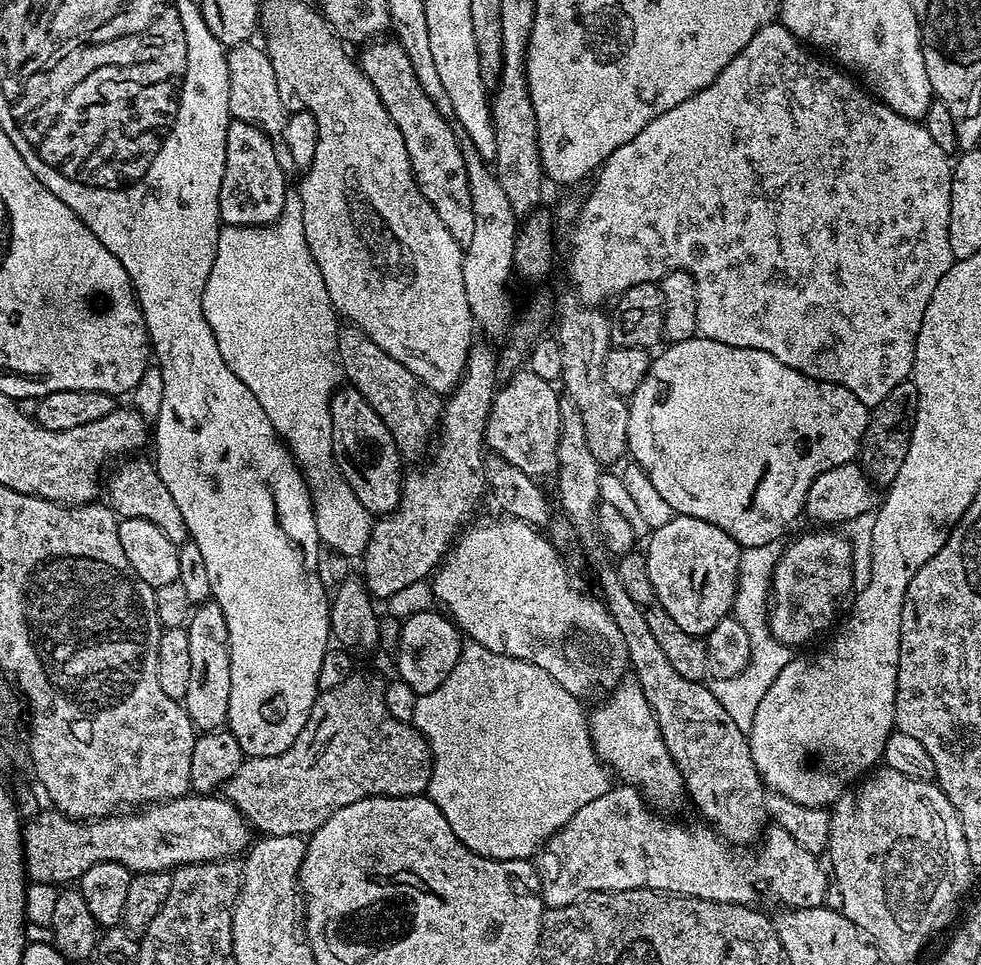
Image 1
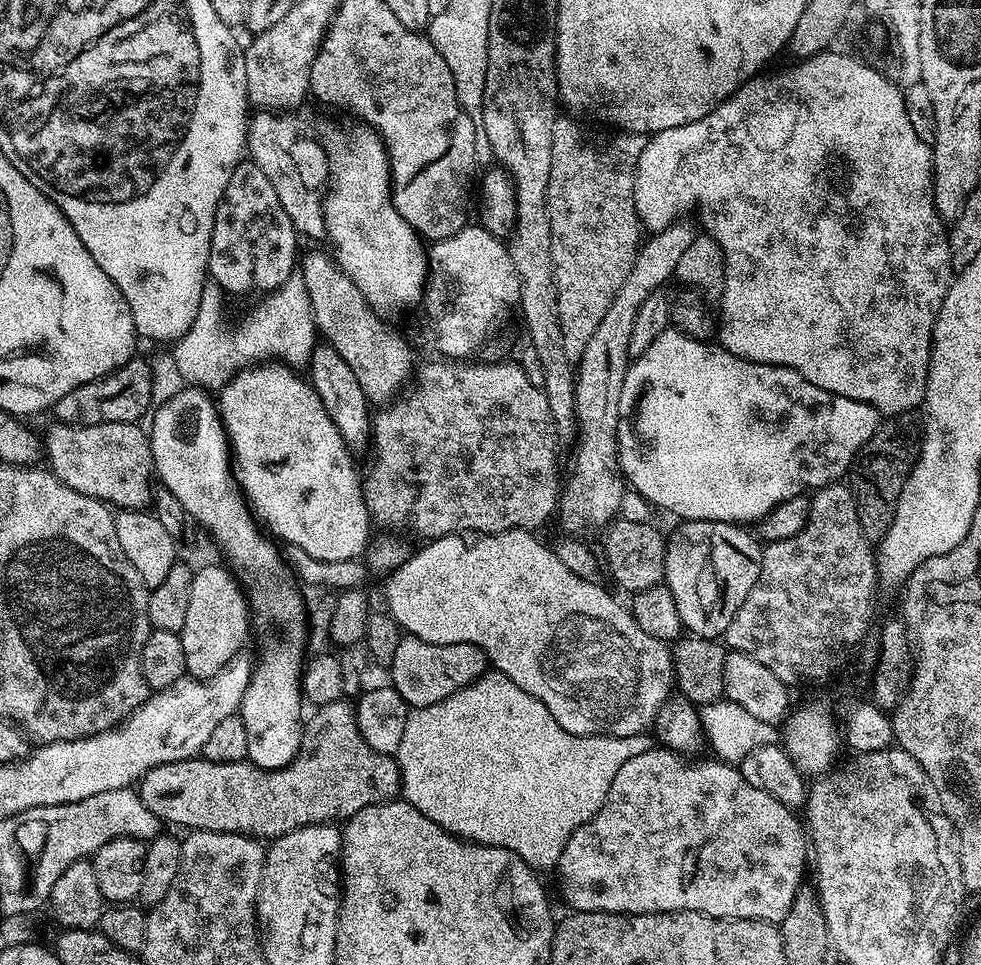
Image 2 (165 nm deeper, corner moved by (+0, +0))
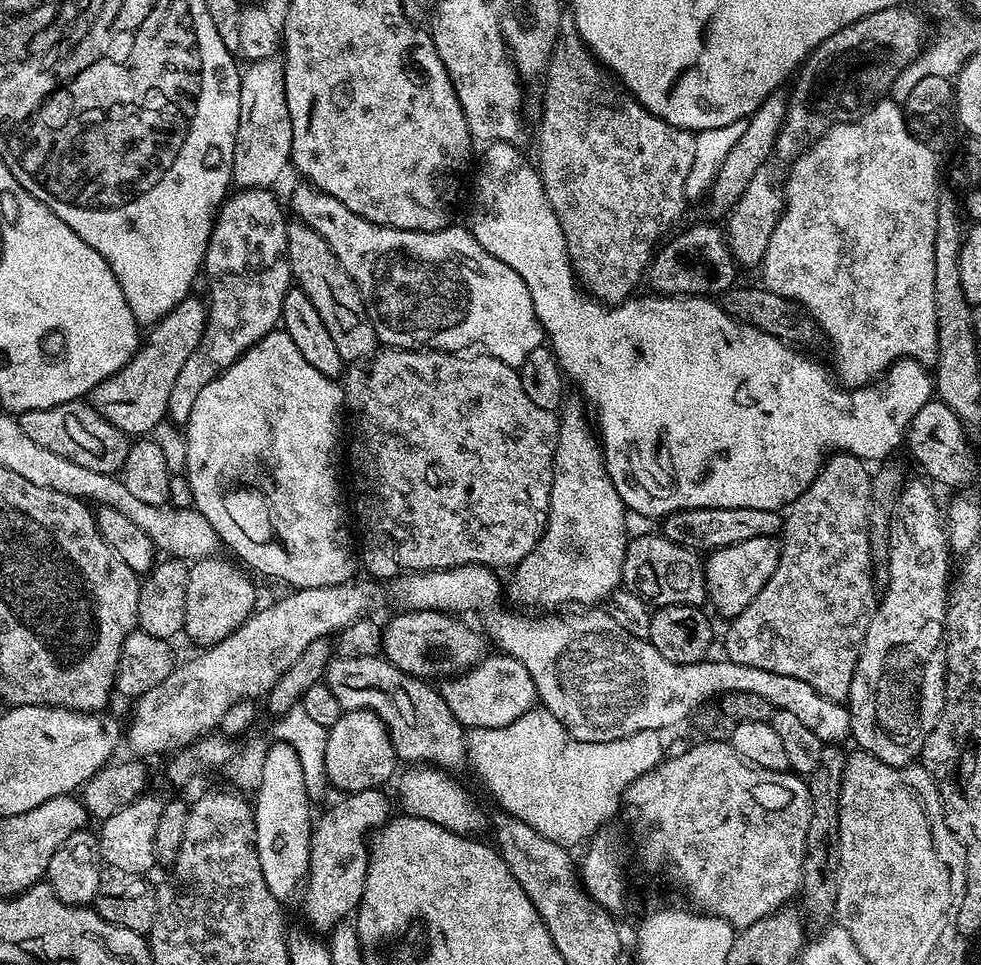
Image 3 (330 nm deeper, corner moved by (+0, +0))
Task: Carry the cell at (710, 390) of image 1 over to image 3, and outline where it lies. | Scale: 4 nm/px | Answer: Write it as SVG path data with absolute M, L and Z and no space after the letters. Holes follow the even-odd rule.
M504 140L489 143L485 148L488 149L480 160L480 173L476 176L476 189L472 192L472 224L470 223L472 237L487 252L494 254L494 258L506 262L506 266L510 266L510 270L514 270L514 274L518 274L518 278L526 282L530 298L534 302L534 314L540 320L547 343L557 362L560 363L561 372L569 381L576 380L577 386L584 391L585 398L596 407L595 423L598 425L598 439L602 445L604 465L614 482L614 490L618 490L629 513L637 512L640 516L663 518L687 508L749 508L780 512L785 506L793 504L810 486L810 482L814 482L824 461L833 454L857 456L865 462L887 461L891 457L888 455L899 444L901 447L905 443L914 414L918 414L918 410L922 410L922 406L926 406L926 402L933 399L933 373L918 360L896 360L883 376L873 380L872 383L865 384L862 388L845 390L833 379L825 365L824 369L822 365L815 364L810 357L803 356L800 353L803 351L754 326L740 325L715 299L708 296L637 295L635 298L611 306L593 300L580 287L576 274L572 271L572 259L568 257L568 247L565 246L564 237L560 234L560 223L546 198L546 190L542 186L540 173L534 167L533 161L531 164L519 152L516 144L508 144Z

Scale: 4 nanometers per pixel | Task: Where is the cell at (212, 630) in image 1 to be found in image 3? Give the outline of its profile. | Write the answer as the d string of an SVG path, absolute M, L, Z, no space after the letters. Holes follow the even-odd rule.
M217 554L195 561L189 567L186 578L186 618L183 635L189 636L196 644L204 644L200 646L222 642L222 638L234 634L234 630L238 630L238 626L248 621L248 617L258 608L256 588L251 580L253 577L239 563L231 559L223 560L222 557L223 555Z

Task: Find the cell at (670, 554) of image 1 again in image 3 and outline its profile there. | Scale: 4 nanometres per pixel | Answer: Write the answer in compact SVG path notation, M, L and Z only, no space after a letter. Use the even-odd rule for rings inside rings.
M775 536L766 538L750 538L746 542L738 542L734 546L719 548L704 560L704 577L708 591L707 603L713 604L722 615L735 618L754 602L758 590L770 582L770 574L778 566L780 557L780 541Z

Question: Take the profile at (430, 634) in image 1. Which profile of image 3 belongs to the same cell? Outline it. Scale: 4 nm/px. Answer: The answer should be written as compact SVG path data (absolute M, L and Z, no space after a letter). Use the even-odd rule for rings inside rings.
M485 655L480 663L467 672L445 679L439 685L440 696L446 702L446 706L450 706L450 714L458 718L465 730L510 726L510 722L522 718L522 714L537 707L534 678L530 678L526 666L522 666L522 662L518 662L518 658L513 656L495 655Z

